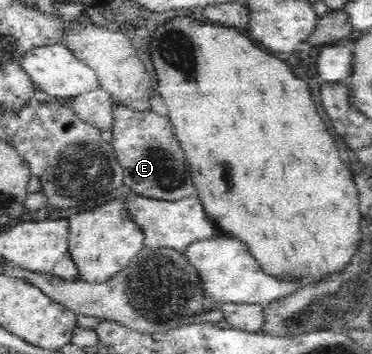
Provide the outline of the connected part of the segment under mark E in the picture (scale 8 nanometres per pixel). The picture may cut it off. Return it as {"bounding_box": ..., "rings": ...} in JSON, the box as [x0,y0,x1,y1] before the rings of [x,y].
{"bounding_box":[111,105,198,201],"rings":[[[117,105],[114,107],[114,114],[116,114],[116,127],[112,129],[111,144],[123,167],[123,183],[130,191],[164,201],[198,196],[198,188],[190,171],[190,162],[174,133],[174,126],[169,116],[159,115],[153,111],[137,113]]]}

